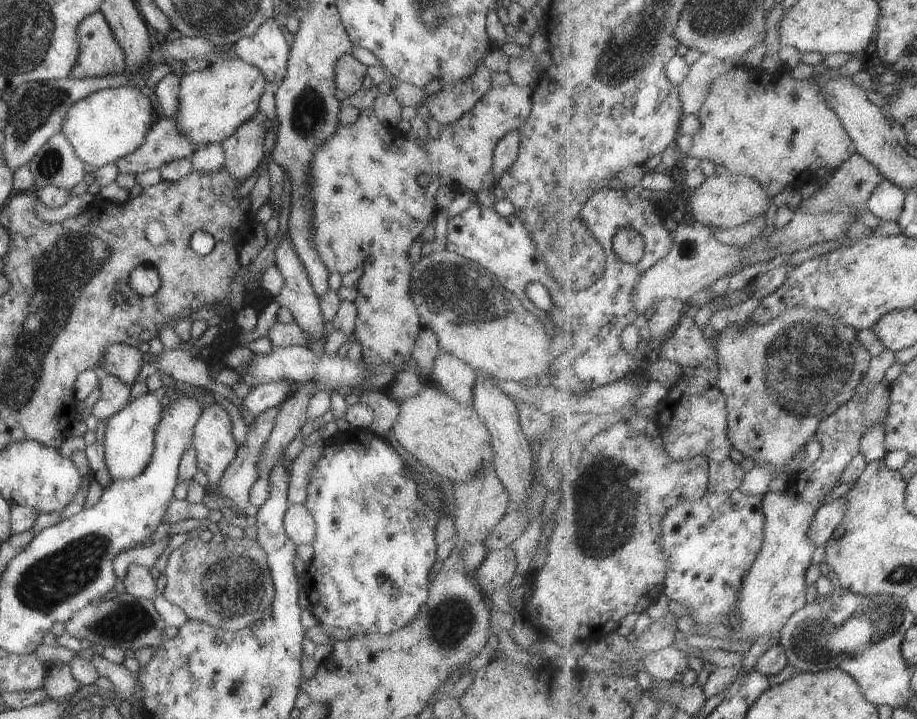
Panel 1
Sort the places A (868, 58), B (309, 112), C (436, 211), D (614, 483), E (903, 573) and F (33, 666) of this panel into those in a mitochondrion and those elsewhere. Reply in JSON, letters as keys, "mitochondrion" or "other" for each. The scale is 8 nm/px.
{"A":"other","B":"mitochondrion","C":"other","D":"mitochondrion","E":"mitochondrion","F":"other"}

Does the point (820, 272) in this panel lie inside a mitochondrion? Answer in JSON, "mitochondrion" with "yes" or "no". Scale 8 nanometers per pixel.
{"mitochondrion":"no"}

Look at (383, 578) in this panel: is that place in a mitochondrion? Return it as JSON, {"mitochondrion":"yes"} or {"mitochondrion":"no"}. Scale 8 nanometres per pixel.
{"mitochondrion":"no"}

